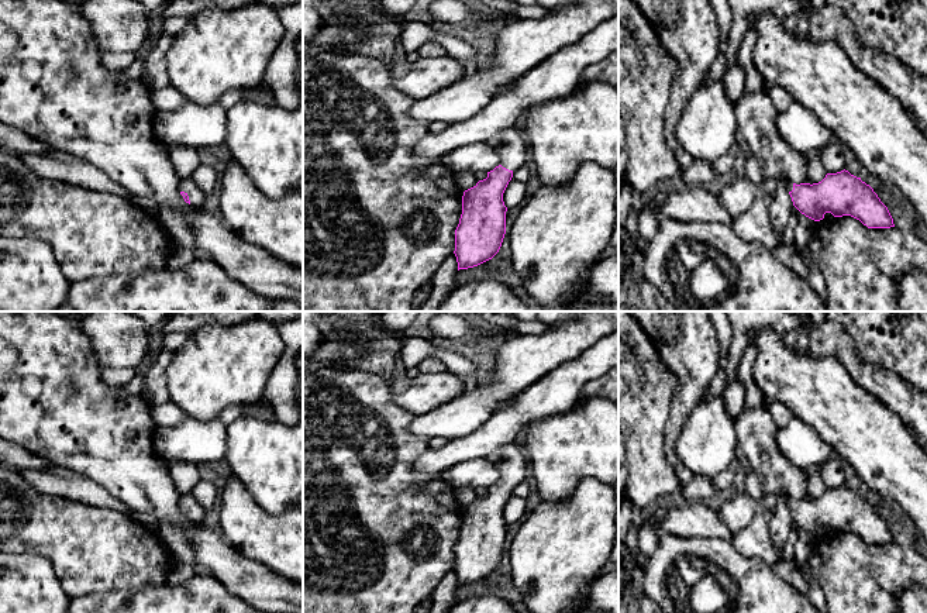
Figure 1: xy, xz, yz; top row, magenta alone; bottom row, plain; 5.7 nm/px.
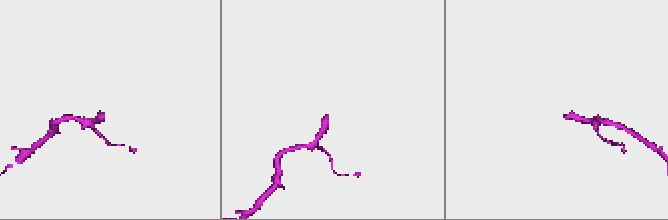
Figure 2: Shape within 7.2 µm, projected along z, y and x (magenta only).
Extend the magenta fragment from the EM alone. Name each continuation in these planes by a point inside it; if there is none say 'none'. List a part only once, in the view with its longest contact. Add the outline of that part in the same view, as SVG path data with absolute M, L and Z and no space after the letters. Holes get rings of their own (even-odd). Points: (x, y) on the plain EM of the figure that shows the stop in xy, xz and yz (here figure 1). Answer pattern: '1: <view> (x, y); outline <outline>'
1: xy (196, 512); outline M192 493L182 496L179 506L189 512L190 520L194 523L203 523L207 517L204 507L194 499Z

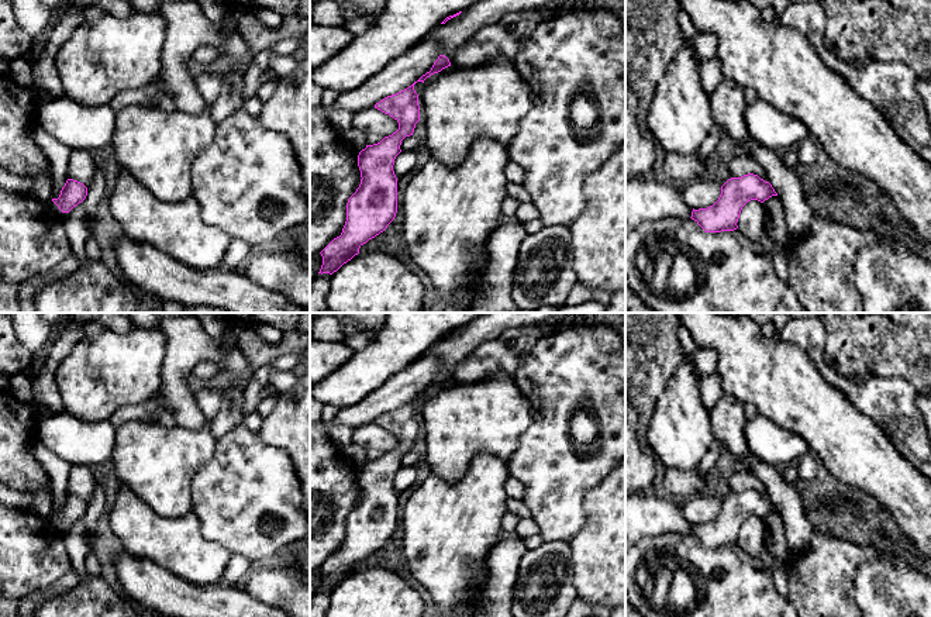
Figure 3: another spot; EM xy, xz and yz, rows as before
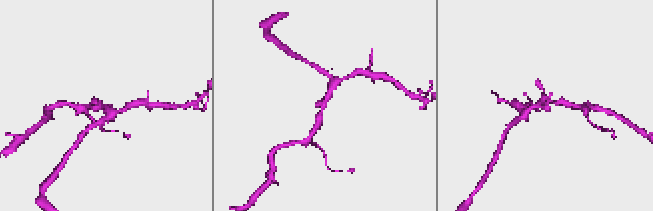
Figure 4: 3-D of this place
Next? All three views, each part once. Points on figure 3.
none

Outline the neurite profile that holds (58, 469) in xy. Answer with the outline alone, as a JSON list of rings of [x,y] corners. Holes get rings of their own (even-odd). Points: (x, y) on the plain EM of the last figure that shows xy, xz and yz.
[[[38,437],[32,442],[32,454],[49,473],[54,496],[52,514],[58,514],[68,496],[68,480],[72,465],[49,451]]]

